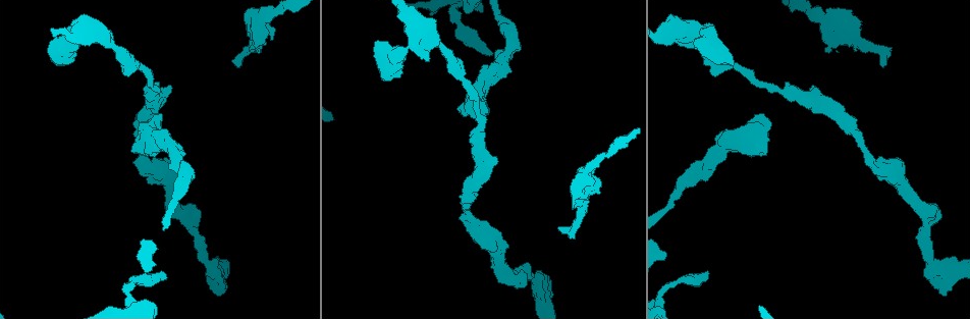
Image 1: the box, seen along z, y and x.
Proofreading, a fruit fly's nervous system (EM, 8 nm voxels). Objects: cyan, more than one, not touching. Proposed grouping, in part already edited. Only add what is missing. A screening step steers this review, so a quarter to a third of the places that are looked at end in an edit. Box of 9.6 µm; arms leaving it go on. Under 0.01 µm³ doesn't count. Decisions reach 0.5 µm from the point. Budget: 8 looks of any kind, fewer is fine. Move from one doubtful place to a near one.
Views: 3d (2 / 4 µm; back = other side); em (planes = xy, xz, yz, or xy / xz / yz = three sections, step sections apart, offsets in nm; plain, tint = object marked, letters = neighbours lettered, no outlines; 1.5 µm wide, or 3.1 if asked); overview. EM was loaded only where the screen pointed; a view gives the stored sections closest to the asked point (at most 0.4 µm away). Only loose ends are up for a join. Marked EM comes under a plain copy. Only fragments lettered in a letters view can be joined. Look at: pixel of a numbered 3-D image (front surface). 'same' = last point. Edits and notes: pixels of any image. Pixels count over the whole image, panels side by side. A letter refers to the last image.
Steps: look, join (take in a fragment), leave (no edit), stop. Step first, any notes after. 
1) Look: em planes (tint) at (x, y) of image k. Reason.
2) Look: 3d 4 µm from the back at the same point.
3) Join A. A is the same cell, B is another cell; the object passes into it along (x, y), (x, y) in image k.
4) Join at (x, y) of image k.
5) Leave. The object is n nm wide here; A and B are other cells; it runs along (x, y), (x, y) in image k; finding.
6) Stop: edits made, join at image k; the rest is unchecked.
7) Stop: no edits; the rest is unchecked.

Look: em planes (tint) at (732, 63) of image 1. Thick end.

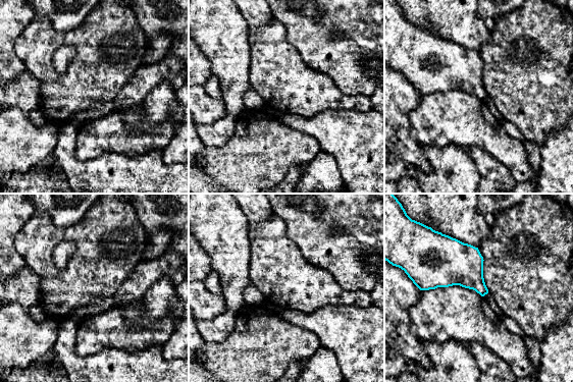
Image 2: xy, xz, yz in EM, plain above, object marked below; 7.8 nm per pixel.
Look: em planes (letters) at the same point.

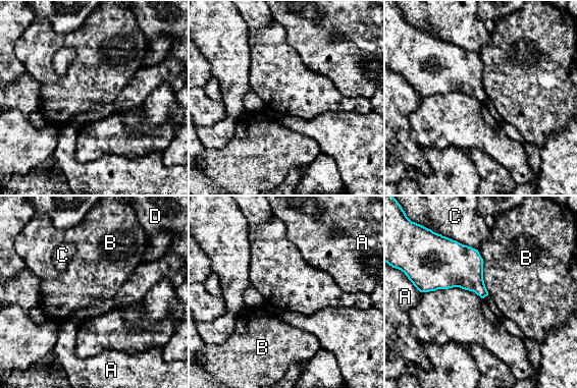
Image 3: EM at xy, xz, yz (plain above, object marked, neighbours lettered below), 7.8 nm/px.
Leave. A, B, C and D are other cells; a border runs along (477, 250), (488, 293) in image 3; none of them fits.

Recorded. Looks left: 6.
Look: em planes (tint) at (707, 278) of image 1. An open end.

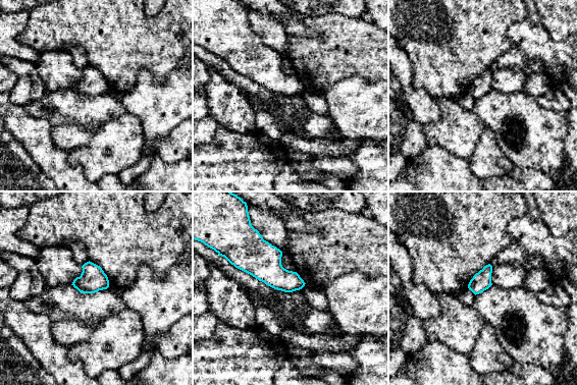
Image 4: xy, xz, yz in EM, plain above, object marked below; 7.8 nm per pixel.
Look: em planes (letters) at the same point. See the neighbours.

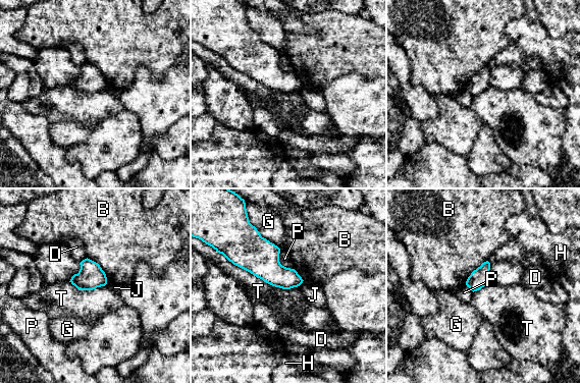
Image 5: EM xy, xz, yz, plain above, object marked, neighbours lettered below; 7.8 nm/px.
Leave. The longest contact is with T, 650 nm; B, D, G, H, J, P and T are other cells; a border runs along (223, 256), (275, 287), (303, 282) in image 5; none of them fits.

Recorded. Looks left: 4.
Look: em xy step 4 (letters) at (825, 50) of image 1. An open end.

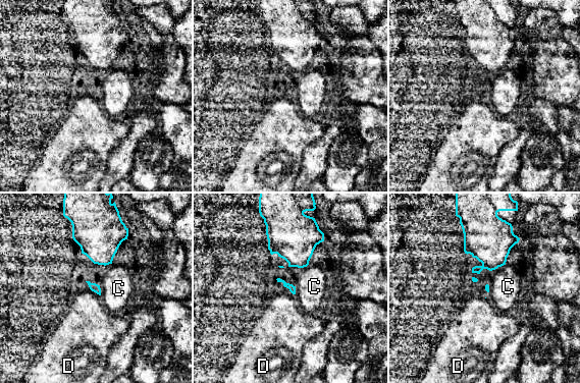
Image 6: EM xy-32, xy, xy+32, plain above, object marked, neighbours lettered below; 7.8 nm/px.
Leave. C and D are other cells; a border runs along (90, 288), (100, 295) in image 6; no lettered fragment goes on from it.

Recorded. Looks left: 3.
Stop: no edits; the rest is unchecked.

